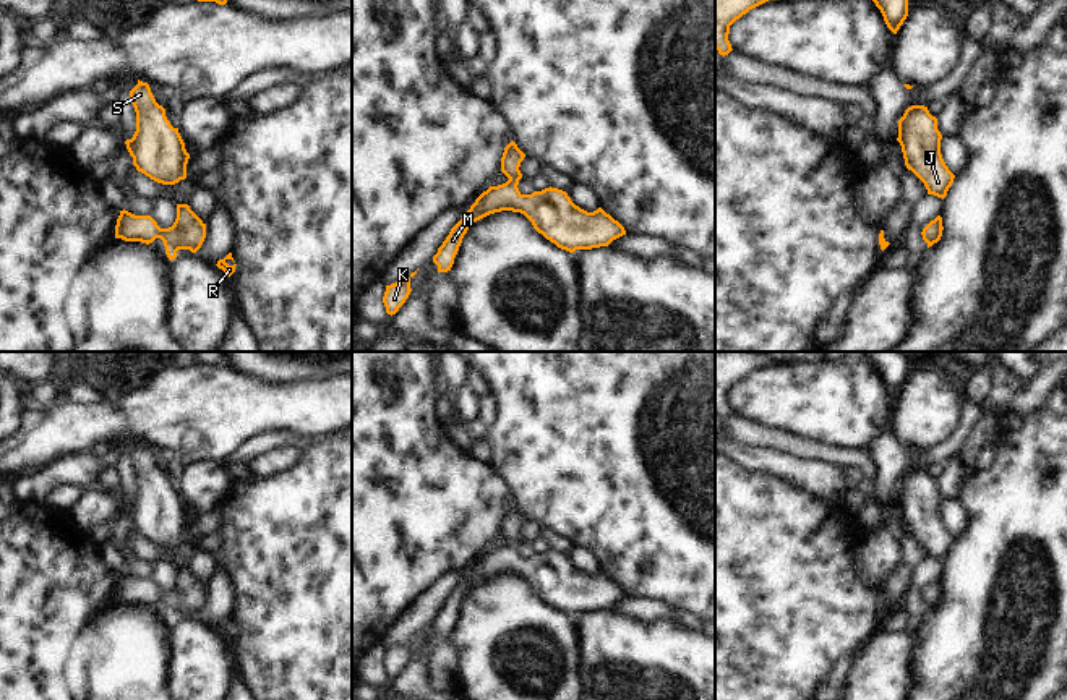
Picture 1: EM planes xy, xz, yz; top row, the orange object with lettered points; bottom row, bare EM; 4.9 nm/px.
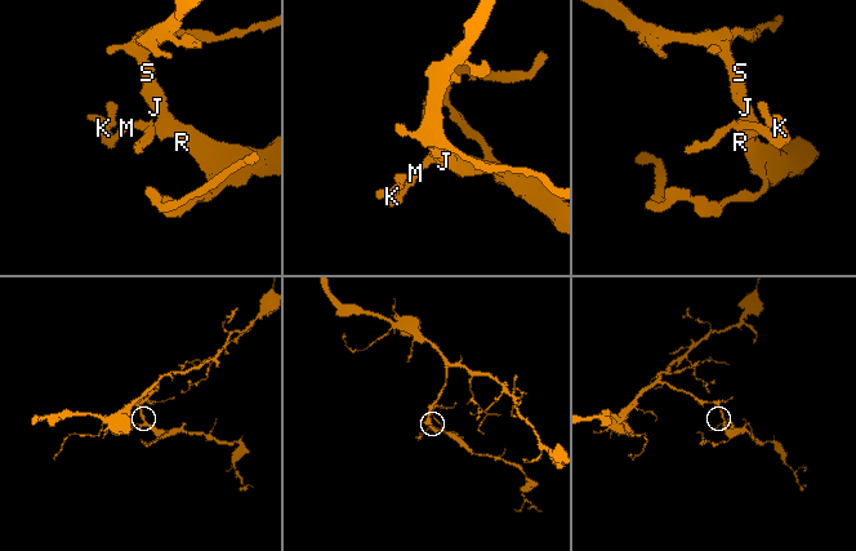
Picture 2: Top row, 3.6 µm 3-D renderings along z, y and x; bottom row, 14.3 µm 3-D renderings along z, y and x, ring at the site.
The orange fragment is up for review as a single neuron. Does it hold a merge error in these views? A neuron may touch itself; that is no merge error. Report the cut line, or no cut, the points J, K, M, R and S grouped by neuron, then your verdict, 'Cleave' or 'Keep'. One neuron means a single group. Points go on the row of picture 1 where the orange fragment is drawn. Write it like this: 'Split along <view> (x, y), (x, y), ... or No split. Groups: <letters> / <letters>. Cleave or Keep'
No split. Groups: J K M R S. Keep.

